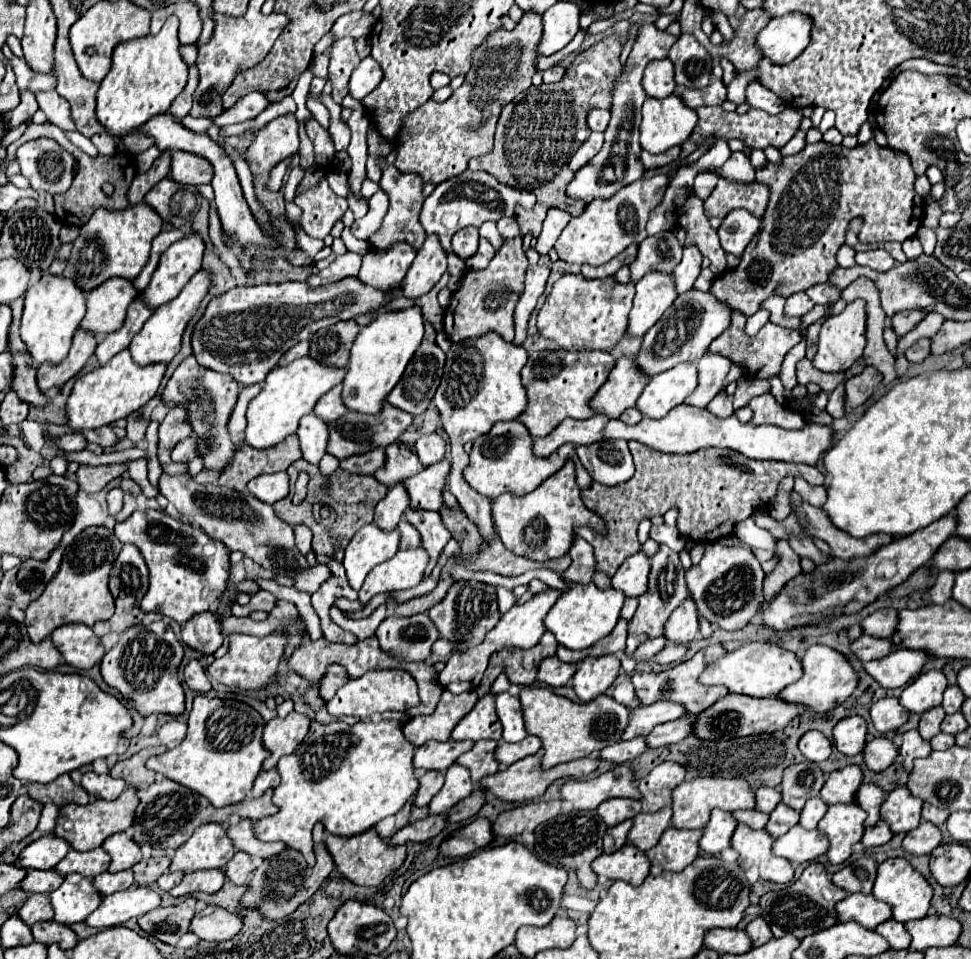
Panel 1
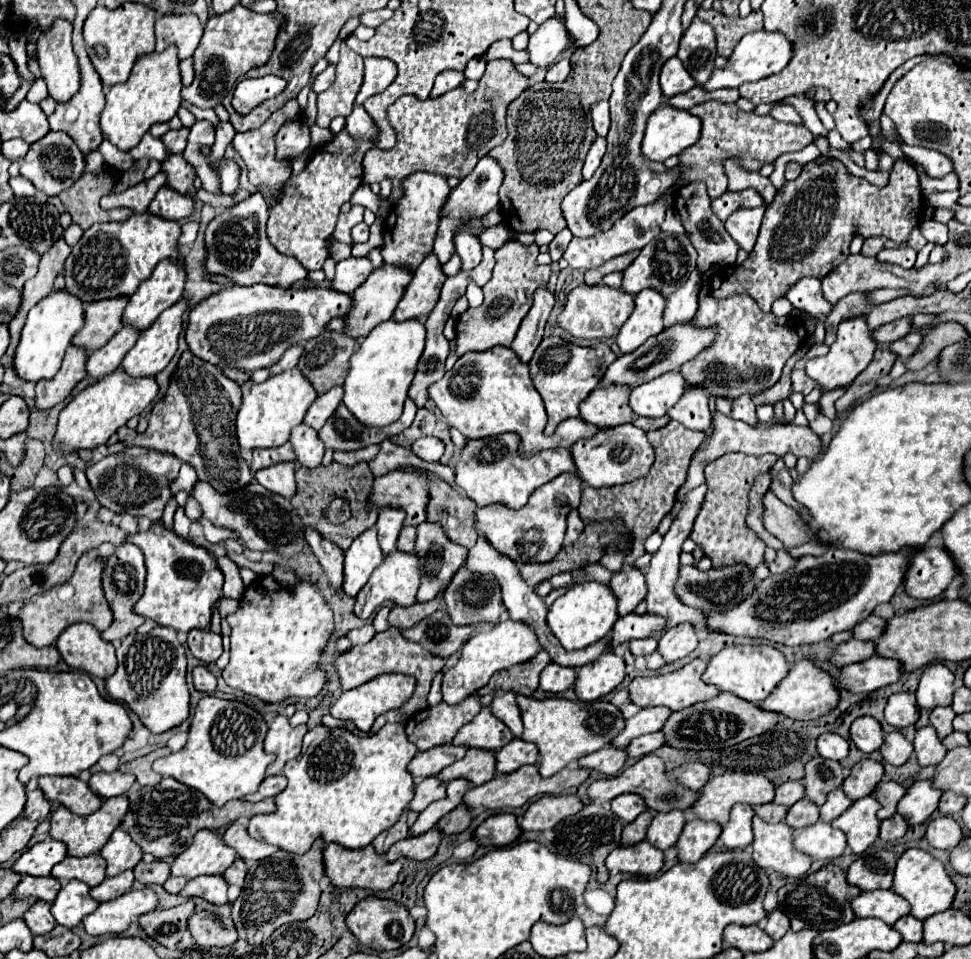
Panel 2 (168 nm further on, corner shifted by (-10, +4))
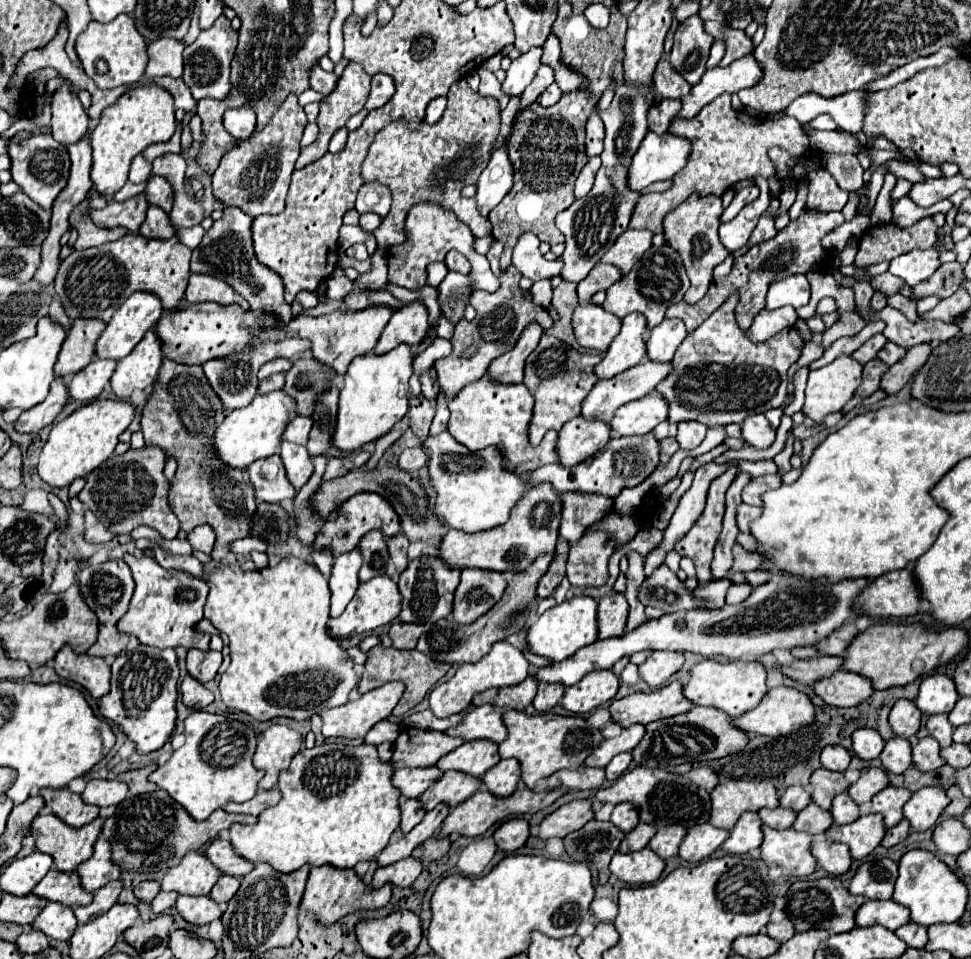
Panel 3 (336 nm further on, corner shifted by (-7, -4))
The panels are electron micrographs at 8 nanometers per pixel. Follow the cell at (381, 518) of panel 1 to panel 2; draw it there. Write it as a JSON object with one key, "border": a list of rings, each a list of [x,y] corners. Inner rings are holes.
{"border":[[[380,509],[376,531],[378,531],[378,543],[382,549],[382,555],[388,555],[396,547],[402,521],[404,521],[404,513],[400,513],[400,509]]]}

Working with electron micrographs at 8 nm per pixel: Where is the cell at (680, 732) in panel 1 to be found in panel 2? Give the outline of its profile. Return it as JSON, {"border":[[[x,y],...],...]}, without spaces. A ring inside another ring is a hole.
{"border":[[[660,731],[648,733],[648,735],[640,735],[634,741],[630,741],[630,745],[626,747],[626,753],[628,753],[628,757],[638,759],[638,757],[644,757],[644,755],[656,751],[658,747],[662,747],[662,743],[664,743],[664,739],[662,739]]]}

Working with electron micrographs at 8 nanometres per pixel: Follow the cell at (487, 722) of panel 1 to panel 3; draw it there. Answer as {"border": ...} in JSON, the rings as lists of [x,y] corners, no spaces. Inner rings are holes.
{"border":[[[469,741],[441,757],[441,761],[437,761],[437,767],[441,771],[457,769],[473,777],[481,777],[485,771],[499,763],[501,757],[497,749],[499,745],[493,741]]]}

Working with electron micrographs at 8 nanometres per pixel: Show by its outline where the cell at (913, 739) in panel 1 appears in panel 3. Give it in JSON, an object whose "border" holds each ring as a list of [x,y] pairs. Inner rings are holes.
{"border":[[[923,737],[913,747],[913,765],[919,771],[935,771],[945,765],[945,759],[939,755],[939,743],[933,737]]]}

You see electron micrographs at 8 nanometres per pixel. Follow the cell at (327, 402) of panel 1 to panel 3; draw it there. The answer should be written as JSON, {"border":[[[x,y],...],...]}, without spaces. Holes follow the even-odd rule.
{"border":[[[299,415],[289,423],[289,427],[285,429],[283,439],[291,441],[291,443],[297,443],[297,445],[307,445],[311,427],[313,427],[313,417],[301,417]]]}

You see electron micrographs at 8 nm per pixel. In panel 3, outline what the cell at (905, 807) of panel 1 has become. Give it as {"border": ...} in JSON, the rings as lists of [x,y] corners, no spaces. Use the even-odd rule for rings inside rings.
{"border":[[[923,787],[911,795],[903,807],[905,819],[913,831],[927,831],[935,825],[943,809],[949,805],[949,797],[941,787]]]}

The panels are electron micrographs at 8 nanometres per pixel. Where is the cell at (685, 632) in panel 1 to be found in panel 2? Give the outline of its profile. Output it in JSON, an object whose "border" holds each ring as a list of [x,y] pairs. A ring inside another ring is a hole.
{"border":[[[680,623],[676,627],[670,627],[664,637],[658,641],[658,653],[664,657],[666,663],[674,663],[688,653],[692,653],[698,645],[694,627],[690,623]]]}

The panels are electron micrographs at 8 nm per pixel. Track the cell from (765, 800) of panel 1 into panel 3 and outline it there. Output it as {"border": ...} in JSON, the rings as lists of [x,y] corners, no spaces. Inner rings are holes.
{"border":[[[793,785],[793,787],[787,787],[785,793],[781,795],[779,799],[779,805],[785,807],[785,809],[793,809],[793,811],[801,811],[805,809],[807,805],[811,803],[811,795],[805,787],[801,785]]]}

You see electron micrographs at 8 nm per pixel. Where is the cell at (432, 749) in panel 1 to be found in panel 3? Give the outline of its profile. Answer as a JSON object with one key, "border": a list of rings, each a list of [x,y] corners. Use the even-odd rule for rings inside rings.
{"border":[[[433,765],[433,769],[397,769],[393,773],[393,785],[401,789],[405,797],[421,797],[421,793],[433,785],[443,773]]]}

